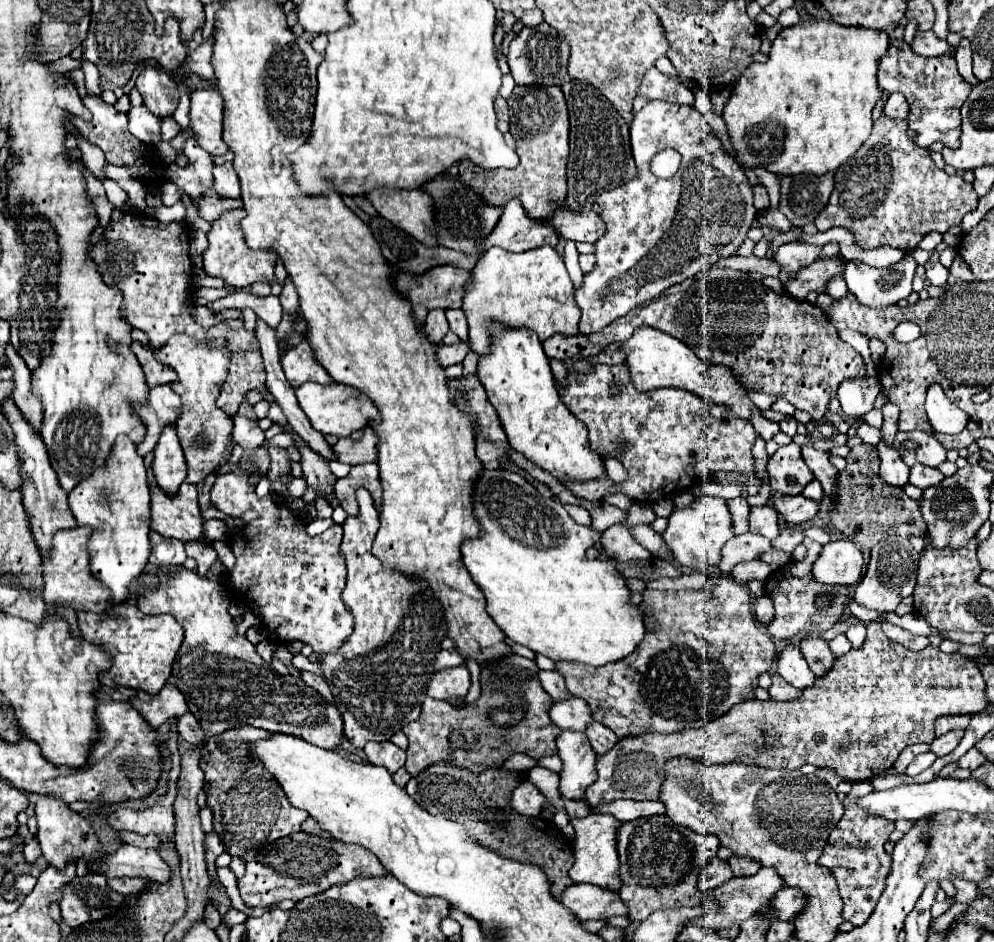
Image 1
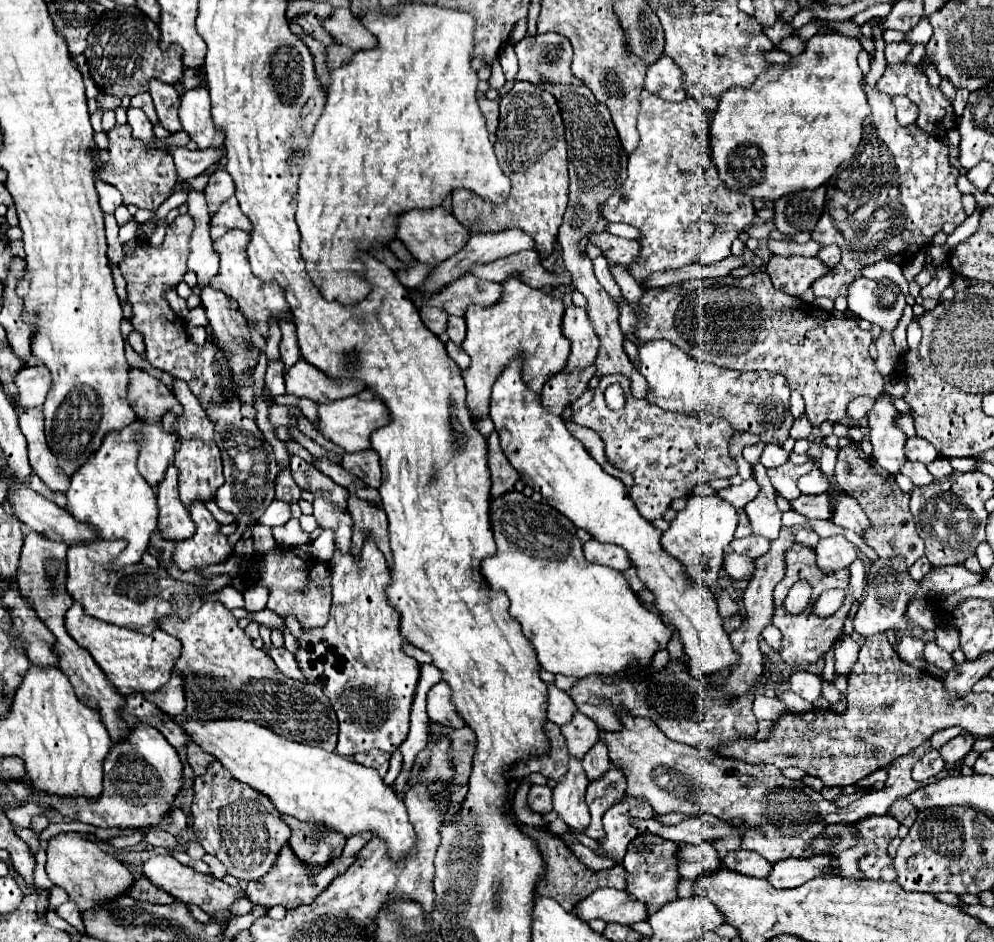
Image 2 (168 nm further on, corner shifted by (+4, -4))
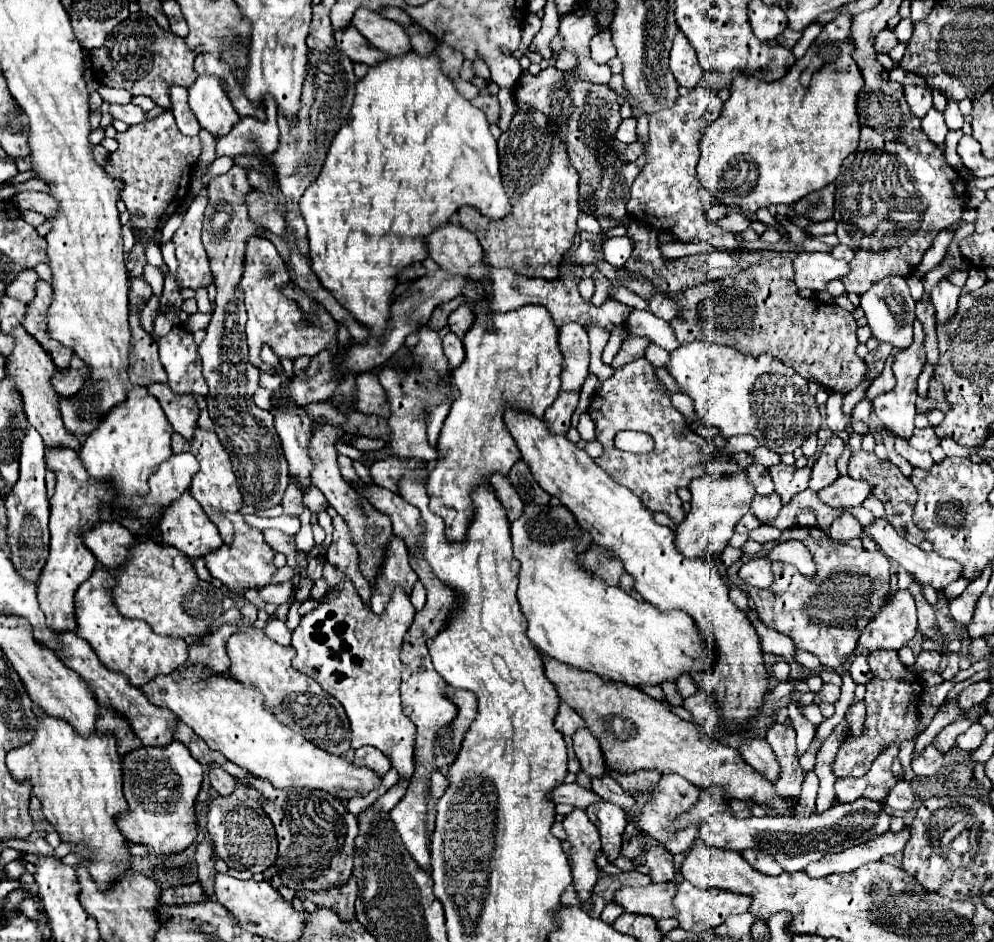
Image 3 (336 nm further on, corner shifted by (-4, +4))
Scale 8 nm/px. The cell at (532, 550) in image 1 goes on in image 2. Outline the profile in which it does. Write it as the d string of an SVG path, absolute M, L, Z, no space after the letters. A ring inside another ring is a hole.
M510 490L490 500L490 524L496 542L496 554L480 564L480 572L494 592L504 592L510 598L510 616L520 622L524 636L532 642L538 662L552 674L566 674L584 678L590 674L618 674L634 660L648 666L658 648L666 648L672 630L662 620L648 612L636 594L630 590L622 572L590 564L582 556L582 542L576 536L576 526L554 510L550 504L536 502L530 496Z

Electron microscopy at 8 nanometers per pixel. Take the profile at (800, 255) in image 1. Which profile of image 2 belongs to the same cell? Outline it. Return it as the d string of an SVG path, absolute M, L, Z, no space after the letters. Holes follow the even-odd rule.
M772 254L766 266L774 288L790 294L802 296L810 284L828 272L828 266L822 264L816 256L778 256Z

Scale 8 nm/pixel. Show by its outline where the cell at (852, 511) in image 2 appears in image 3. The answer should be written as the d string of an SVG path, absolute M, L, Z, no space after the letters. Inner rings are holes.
M878 518L872 526L864 528L868 536L876 540L880 550L900 564L906 572L916 576L922 584L930 584L936 590L944 590L950 582L958 580L958 562L940 558L934 552L924 552L918 546L906 542L886 520Z

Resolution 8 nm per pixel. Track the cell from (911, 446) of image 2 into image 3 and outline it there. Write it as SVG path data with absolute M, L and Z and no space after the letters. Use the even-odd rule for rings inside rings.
M932 426L922 428L922 430L914 428L914 434L910 436L908 444L912 448L916 448L916 450L932 450L932 448L936 448L940 444L940 438L936 436L936 432L934 432Z

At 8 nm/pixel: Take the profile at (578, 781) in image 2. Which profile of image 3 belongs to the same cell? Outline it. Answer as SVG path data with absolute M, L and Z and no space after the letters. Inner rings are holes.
M578 808L572 814L568 814L562 826L566 830L566 842L570 844L568 860L572 868L572 886L580 902L590 906L592 888L600 876L596 864L596 856L600 852L600 834L586 816L586 812Z

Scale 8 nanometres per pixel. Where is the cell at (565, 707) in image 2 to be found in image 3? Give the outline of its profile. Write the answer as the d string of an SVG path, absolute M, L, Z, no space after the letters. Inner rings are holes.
M564 702L560 704L560 712L556 716L556 730L564 736L574 736L576 730L584 728L586 724L582 722L582 718L578 718L578 714L574 714L574 710L570 710L570 706L566 706Z

